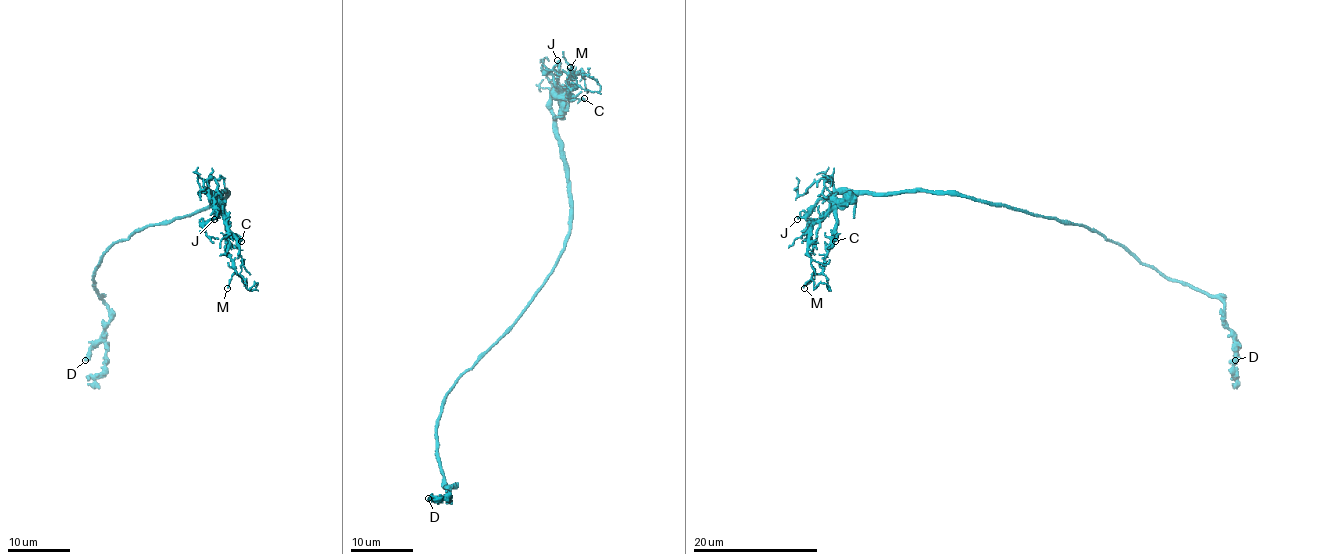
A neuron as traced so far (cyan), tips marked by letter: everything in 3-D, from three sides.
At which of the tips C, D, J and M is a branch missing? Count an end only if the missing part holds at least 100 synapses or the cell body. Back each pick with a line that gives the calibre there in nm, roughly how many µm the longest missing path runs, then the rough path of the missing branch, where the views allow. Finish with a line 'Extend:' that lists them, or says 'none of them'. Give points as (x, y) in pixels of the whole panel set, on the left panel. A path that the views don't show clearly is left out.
Extend: none of them

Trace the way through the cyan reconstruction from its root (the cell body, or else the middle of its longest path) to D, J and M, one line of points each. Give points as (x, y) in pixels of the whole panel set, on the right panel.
D: (1032, 214), (1094, 228), (1166, 277), (1215, 295), (1224, 305), (1224, 324), (1236, 347), (1235, 360)
J: (1032, 214), (1005, 205), (991, 205), (969, 195), (902, 191), (832, 192), (797, 219)
M: (1032, 214), (947, 192), (838, 192), (835, 195), (836, 230), (833, 244), (824, 260), (824, 269), (804, 288)

